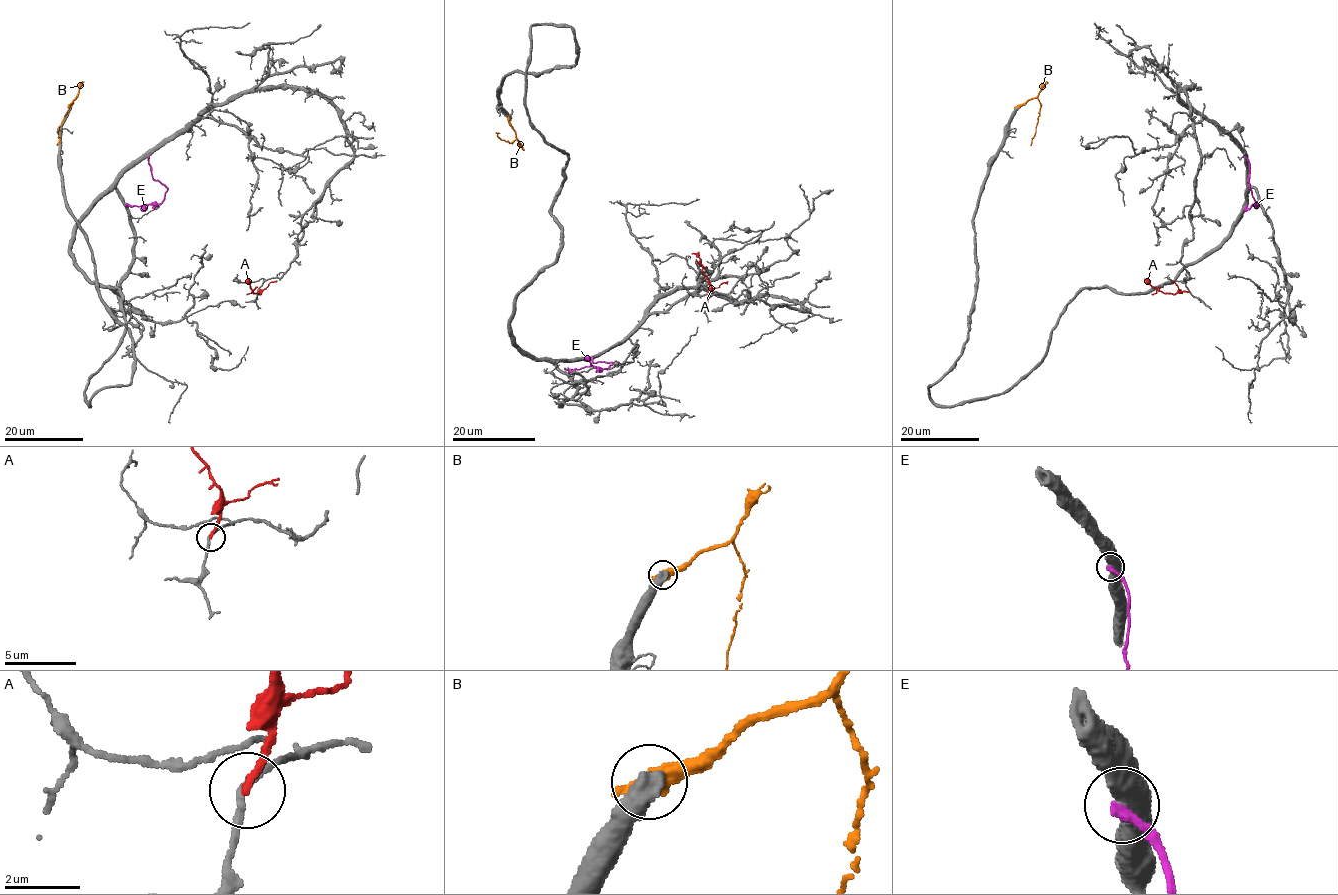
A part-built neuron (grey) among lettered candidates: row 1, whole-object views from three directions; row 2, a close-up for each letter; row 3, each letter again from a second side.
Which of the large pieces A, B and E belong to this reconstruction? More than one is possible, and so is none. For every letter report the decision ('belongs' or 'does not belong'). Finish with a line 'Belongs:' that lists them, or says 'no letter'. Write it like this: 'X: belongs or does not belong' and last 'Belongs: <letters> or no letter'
A: does not belong
B: does not belong
E: does not belong
Belongs: no letter

